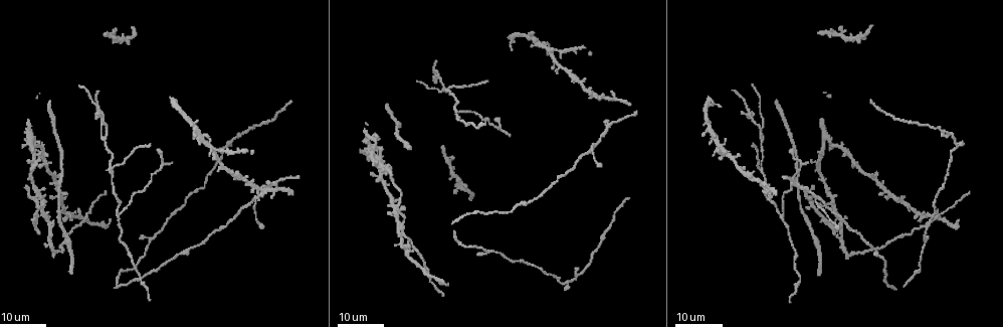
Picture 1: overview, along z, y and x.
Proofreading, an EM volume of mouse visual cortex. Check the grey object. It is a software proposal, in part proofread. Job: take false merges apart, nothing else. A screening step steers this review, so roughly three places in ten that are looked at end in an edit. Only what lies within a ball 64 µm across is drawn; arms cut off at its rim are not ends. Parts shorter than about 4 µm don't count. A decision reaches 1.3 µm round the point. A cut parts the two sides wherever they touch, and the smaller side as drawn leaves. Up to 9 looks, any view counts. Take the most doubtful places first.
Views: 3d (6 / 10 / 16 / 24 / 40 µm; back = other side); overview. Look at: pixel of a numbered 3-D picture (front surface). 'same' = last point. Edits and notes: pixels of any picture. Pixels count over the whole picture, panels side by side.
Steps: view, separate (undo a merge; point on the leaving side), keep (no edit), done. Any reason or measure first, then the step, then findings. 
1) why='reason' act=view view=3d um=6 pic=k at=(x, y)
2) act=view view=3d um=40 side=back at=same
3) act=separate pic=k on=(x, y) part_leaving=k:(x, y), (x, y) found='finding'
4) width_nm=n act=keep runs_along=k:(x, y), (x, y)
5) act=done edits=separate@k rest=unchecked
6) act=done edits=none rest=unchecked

why='three arms meet' act=view view=3d um=16 pic=1 at=(110, 169)

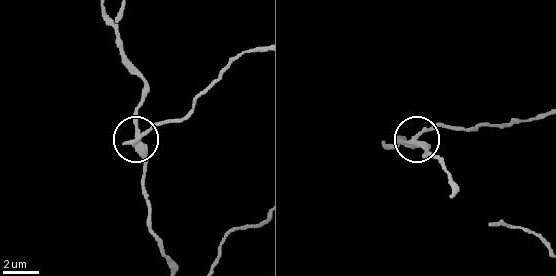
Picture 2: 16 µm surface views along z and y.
act=view view=3d um=6 pic=2 at=(420, 133)

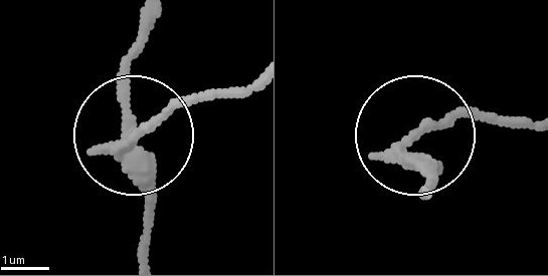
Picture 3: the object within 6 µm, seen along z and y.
arms=3 act=separate pic=3 on=(171, 111) found='two cells meet here'

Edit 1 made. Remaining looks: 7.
act=view view=overview

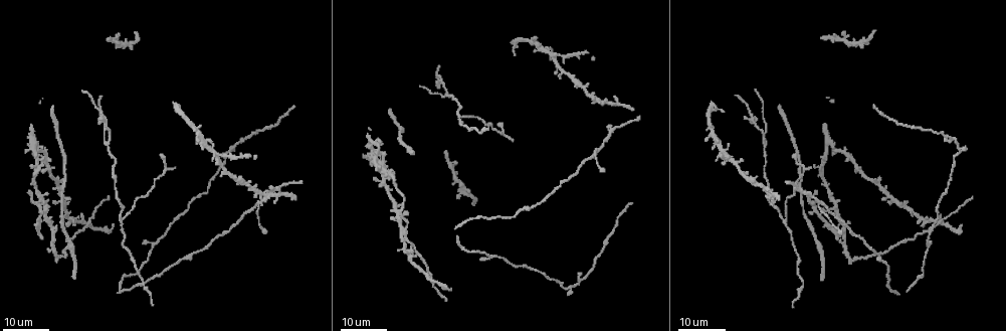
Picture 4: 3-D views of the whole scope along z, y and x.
why='branch point' act=view view=3d um=16 pic=4 at=(122, 223)

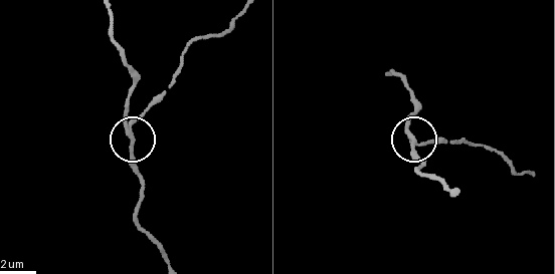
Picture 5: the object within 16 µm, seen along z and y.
act=view view=3d um=10 pic=5 at=(413, 135)

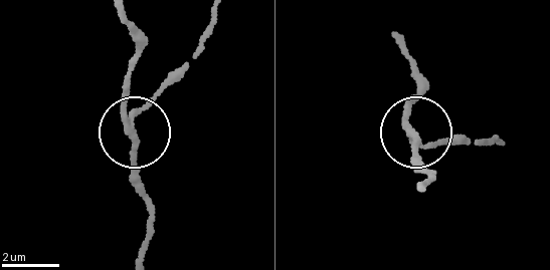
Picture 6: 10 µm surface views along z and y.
arms=3 act=keep found='one cell here'

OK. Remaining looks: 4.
why='side arm on a straight run' act=view view=3d um=16 pic=4 at=(108, 146)

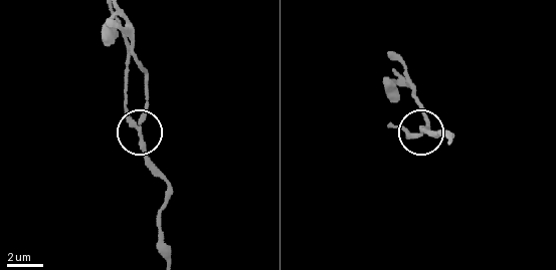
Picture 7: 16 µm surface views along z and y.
act=view view=3d um=6 pic=7 at=(140, 128)

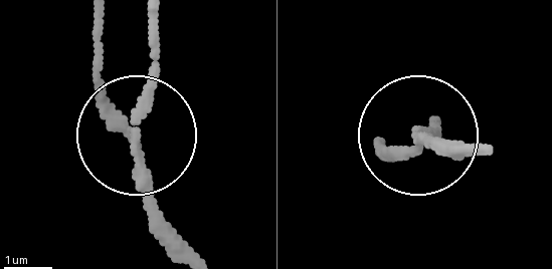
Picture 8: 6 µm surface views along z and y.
side_arm_um=15 act=separate pic=8 on=(150, 92) part_leaving=8:(135, 164), (147, 12) found='two cells meet here'

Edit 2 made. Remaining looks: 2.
act=done edits=separate@3,separate@8 rest=unchecked

